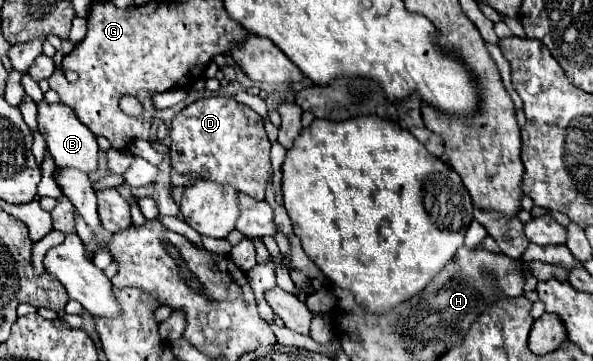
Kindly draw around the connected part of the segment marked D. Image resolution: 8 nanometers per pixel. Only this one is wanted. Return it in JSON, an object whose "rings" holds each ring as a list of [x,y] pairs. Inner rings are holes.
{"rings":[[[228,96],[200,98],[174,116],[170,138],[172,138],[170,158],[172,158],[172,166],[178,172],[182,172],[182,174],[196,172],[206,180],[212,180],[218,184],[228,184],[242,194],[248,194],[256,200],[264,200],[266,184],[270,178],[270,140],[264,130],[264,118],[260,114],[256,114],[252,108],[238,104],[234,98],[228,98]]]}

